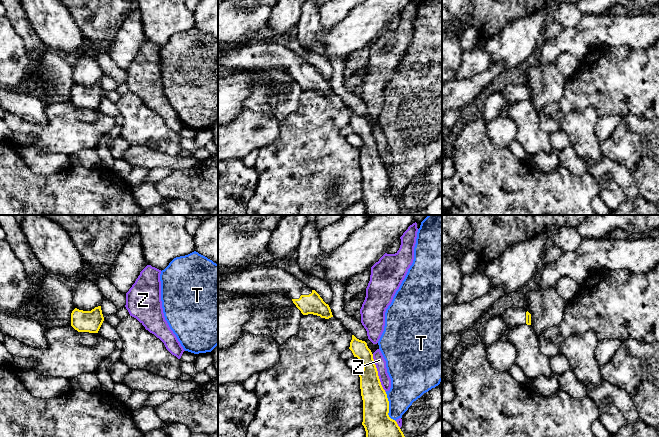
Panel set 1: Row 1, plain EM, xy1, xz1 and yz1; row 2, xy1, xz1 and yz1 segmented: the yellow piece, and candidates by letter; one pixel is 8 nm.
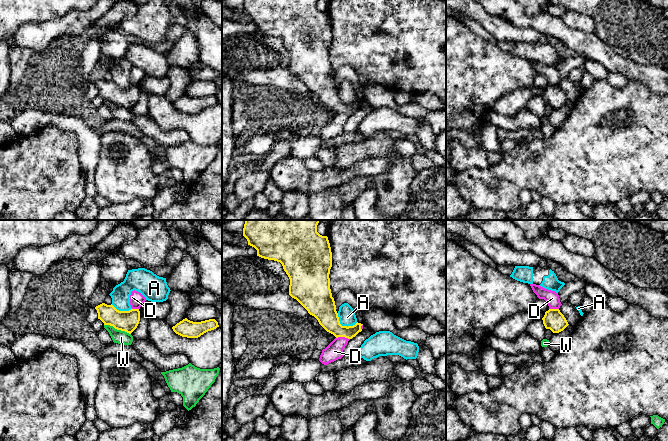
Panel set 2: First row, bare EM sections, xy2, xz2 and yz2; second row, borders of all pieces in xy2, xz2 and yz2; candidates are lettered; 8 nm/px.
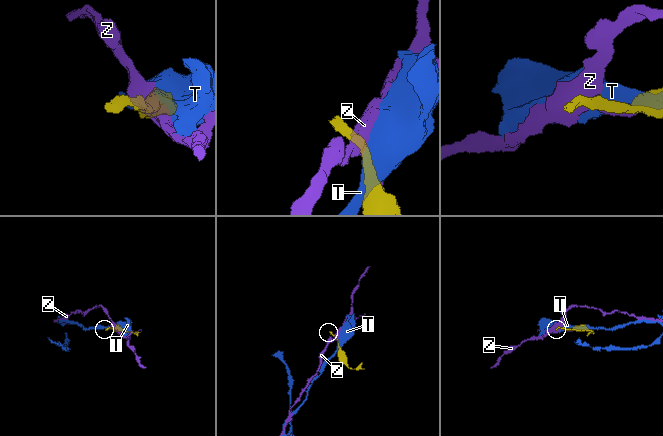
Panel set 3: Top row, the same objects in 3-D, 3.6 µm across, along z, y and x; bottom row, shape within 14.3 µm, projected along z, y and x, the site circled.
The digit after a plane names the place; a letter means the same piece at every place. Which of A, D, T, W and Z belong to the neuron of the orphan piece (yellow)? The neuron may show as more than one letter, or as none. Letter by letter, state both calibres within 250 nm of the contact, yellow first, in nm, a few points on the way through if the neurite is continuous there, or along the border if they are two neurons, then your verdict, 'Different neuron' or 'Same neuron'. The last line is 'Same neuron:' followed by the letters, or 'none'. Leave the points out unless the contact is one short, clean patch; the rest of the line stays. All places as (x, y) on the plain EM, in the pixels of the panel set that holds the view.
A: Thickness 220 nm (yellow) against 140 nm. Different neuron
D: Thickness 180 nm (yellow) against 140 nm. Boundary: xz2 (336, 113), (347, 113), (349, 115). Different neuron
T: Thickness 300 nm (yellow) against 280 nm. Different neuron
W: Thickness 170 nm (yellow) against 110 nm. Boundary: xy2 (104, 100), (109, 100), (130, 110). Different neuron
Z: Thickness 200 nm (yellow) against 90 nm. Different neuron
Same neuron: none

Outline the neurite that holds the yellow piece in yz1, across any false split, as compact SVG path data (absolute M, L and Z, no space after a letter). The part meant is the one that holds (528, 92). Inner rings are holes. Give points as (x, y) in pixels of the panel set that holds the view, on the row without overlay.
M508 84L501 93L508 105L519 101L531 101L531 90L525 84Z

